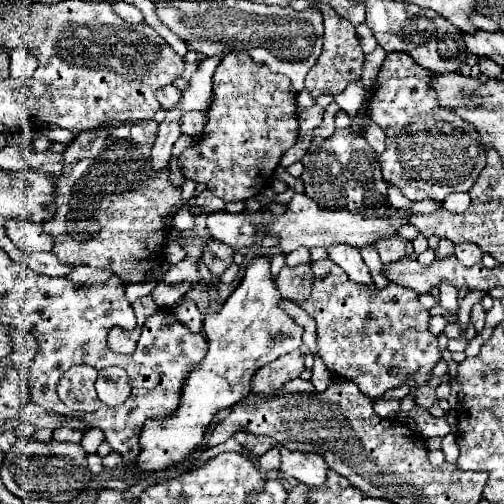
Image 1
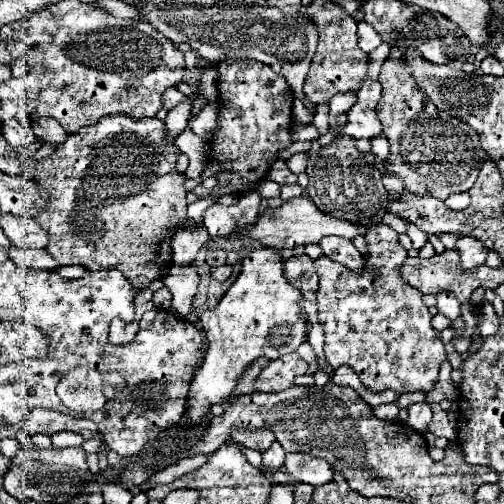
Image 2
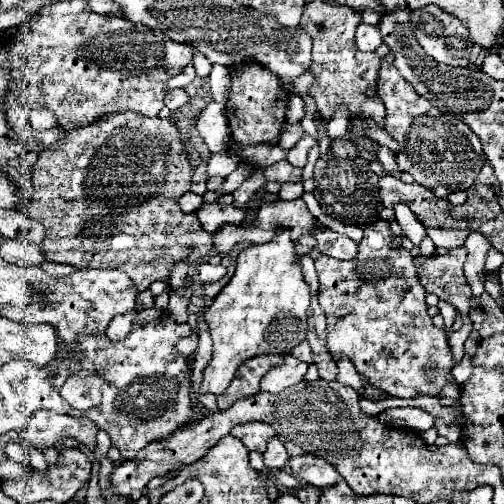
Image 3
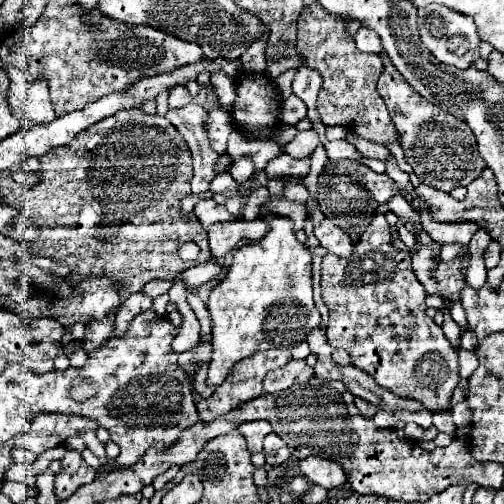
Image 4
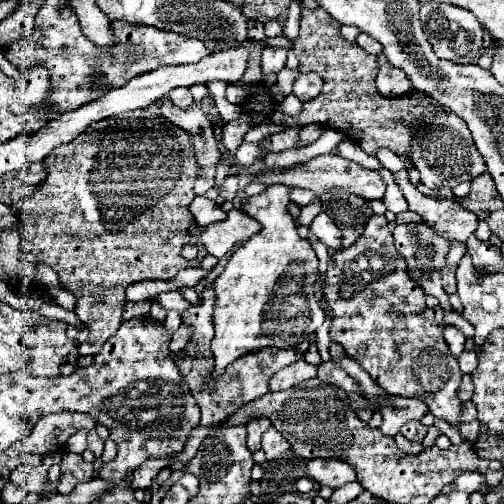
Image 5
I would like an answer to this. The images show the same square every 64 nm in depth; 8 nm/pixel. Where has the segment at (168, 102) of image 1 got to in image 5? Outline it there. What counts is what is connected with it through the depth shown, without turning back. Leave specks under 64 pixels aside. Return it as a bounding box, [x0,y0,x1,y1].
[168,88,194,110]

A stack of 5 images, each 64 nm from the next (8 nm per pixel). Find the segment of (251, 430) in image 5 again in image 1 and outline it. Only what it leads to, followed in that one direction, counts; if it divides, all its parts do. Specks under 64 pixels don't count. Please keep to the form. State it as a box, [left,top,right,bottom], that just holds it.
[232,432,278,456]

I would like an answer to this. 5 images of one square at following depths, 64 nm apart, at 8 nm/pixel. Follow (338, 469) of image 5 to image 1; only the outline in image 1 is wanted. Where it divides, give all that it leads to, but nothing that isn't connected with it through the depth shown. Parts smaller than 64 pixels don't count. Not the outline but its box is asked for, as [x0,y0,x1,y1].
[280,448,328,486]

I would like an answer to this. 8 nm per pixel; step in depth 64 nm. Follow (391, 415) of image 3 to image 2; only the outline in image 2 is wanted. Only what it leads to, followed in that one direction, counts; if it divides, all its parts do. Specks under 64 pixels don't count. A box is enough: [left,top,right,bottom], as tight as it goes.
[406,404,432,432]

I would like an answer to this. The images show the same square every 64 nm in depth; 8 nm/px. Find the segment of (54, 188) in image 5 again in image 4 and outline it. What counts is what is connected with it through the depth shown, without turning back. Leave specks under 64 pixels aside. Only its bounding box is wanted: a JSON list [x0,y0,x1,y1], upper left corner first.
[18,108,210,352]

